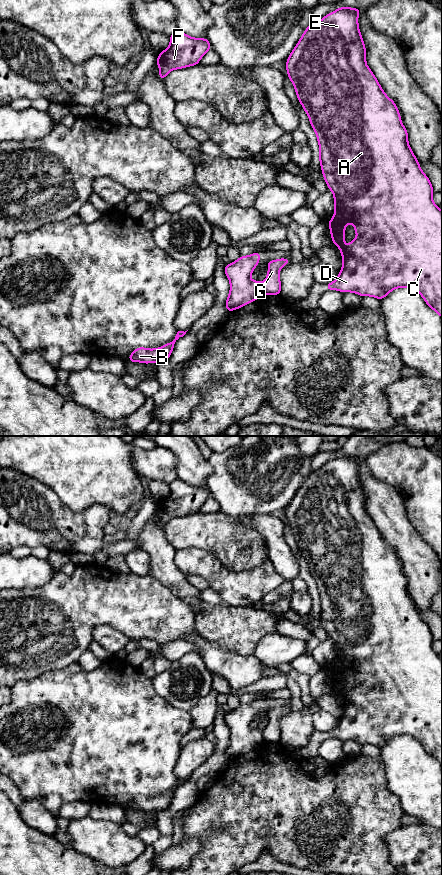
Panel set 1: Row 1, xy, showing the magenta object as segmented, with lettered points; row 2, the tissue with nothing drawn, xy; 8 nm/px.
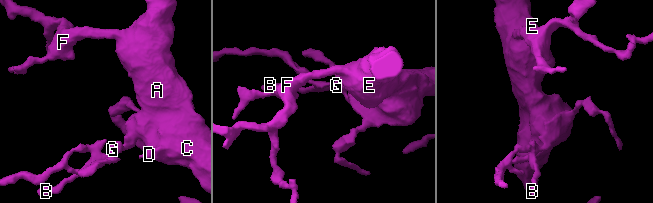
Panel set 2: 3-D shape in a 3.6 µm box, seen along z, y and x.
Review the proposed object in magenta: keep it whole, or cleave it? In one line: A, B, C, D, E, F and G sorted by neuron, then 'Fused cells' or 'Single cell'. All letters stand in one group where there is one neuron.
Groups: A C D E F G / B. Fused cells

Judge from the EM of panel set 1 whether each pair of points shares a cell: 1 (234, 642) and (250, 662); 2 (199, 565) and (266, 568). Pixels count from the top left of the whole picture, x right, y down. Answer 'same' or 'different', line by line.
1: different
2: same

